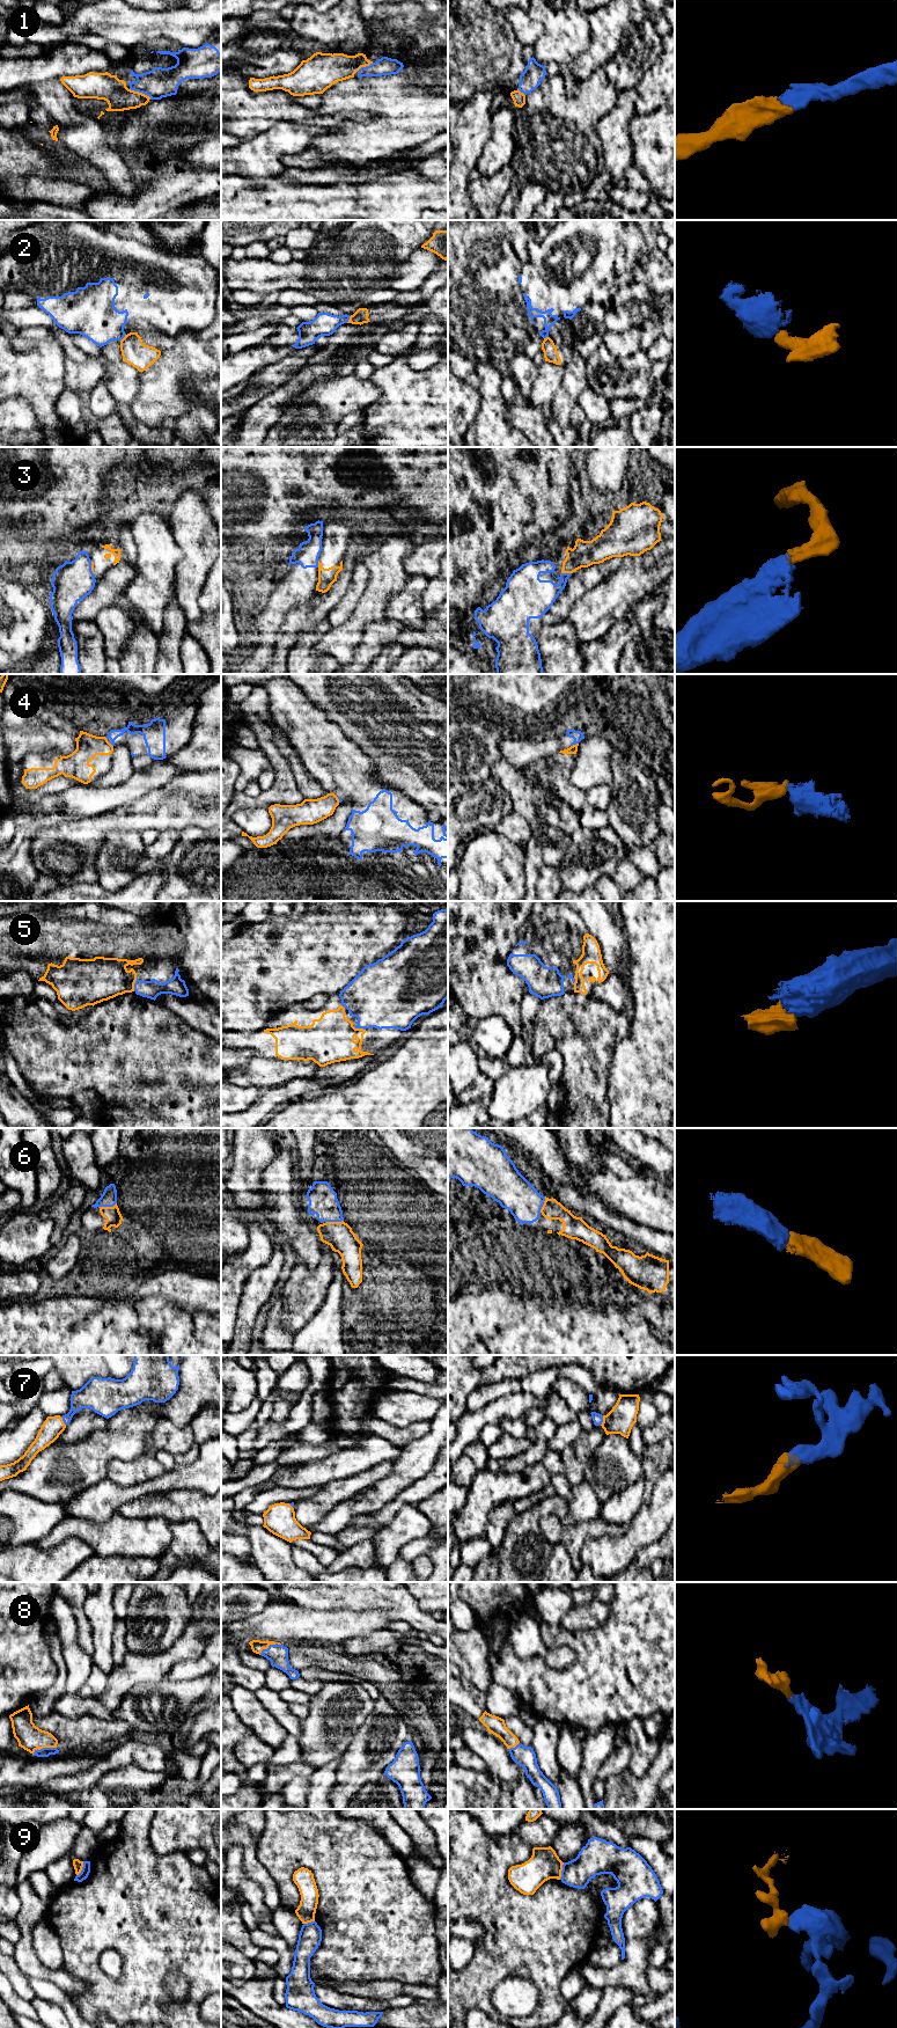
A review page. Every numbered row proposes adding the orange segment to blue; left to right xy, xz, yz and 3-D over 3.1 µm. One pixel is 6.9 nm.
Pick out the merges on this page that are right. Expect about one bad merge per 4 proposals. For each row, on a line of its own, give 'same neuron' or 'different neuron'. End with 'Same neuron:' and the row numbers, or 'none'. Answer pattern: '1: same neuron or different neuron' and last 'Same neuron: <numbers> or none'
1: same neuron
2: different neuron
3: different neuron
4: different neuron
5: same neuron
6: same neuron
7: same neuron
8: same neuron
9: different neuron
Same neuron: 1, 5, 6, 7, 8

